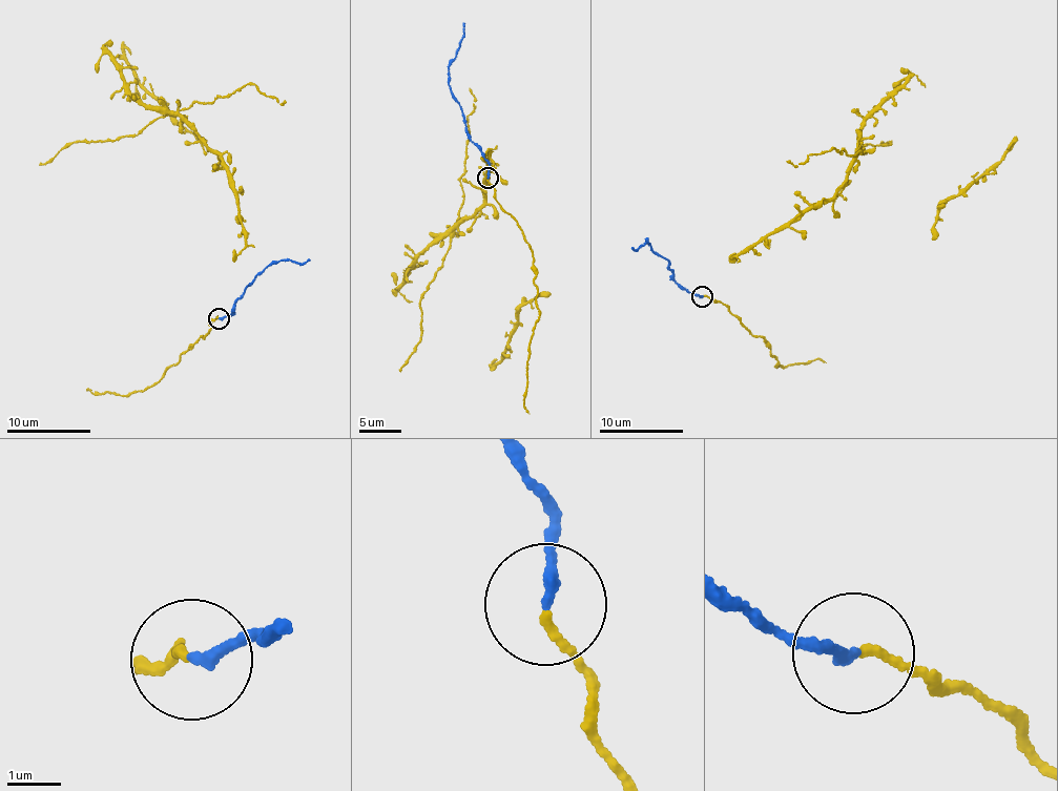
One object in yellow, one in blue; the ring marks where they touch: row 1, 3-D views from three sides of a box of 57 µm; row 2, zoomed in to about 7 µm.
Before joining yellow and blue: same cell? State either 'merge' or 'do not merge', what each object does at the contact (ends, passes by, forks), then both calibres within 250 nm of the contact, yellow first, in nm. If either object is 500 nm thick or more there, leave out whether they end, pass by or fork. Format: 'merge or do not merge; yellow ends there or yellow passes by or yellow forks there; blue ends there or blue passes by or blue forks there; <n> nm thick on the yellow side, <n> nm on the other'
merge; yellow ends there; blue ends there; 140 nm thick on the yellow side, 200 nm on the other

